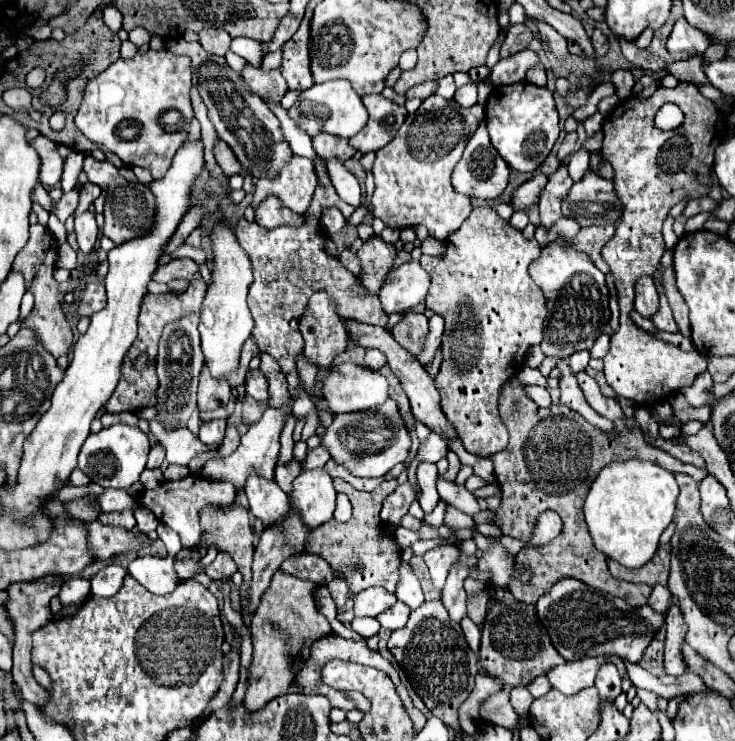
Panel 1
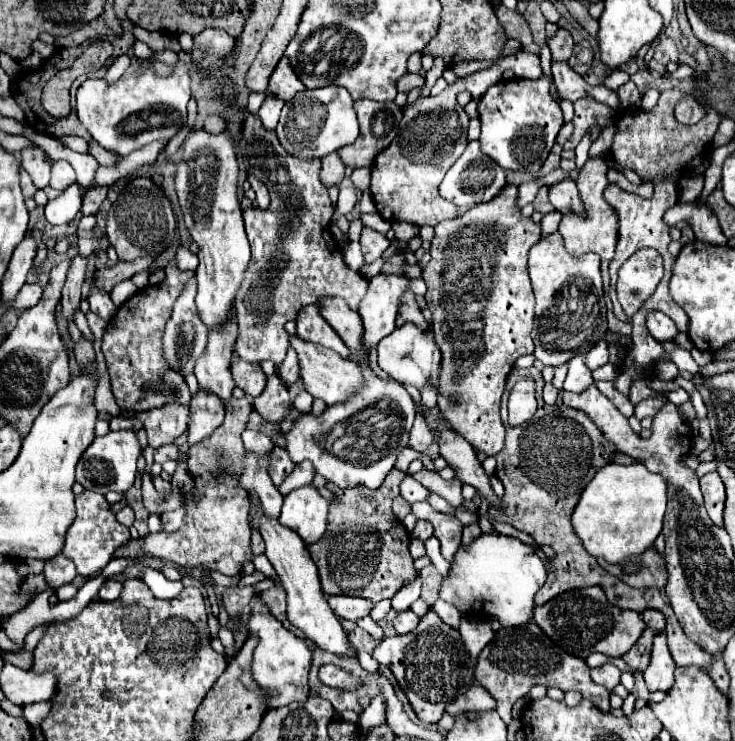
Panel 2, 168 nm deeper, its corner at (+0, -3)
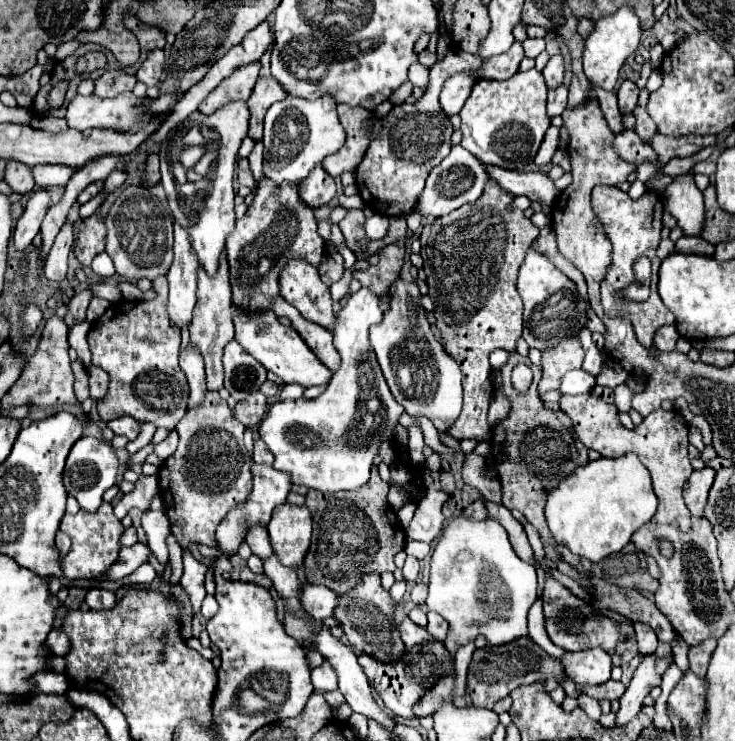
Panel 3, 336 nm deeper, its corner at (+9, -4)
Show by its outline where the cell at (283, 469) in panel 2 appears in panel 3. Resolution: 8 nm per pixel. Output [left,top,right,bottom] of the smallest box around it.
[252,438,274,464]

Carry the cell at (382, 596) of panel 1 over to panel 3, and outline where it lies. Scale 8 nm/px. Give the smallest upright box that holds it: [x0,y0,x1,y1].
[300,582,338,620]

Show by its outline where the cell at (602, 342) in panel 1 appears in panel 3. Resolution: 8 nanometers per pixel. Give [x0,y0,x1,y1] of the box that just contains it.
[580,328,604,376]

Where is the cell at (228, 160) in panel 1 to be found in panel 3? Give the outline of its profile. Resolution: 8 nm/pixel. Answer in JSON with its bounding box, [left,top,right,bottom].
[198,62,260,114]

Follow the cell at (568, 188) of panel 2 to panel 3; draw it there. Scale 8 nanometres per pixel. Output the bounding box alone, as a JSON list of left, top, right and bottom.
[484,166,558,204]

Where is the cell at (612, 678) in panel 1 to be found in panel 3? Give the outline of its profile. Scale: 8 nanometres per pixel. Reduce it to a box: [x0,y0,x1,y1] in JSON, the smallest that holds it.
[560,648,612,686]

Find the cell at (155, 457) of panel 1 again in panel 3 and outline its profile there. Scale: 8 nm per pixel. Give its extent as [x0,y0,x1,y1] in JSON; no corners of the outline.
[154,430,178,460]

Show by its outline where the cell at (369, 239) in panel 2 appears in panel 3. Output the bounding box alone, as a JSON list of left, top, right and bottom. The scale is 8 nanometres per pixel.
[338,210,368,252]

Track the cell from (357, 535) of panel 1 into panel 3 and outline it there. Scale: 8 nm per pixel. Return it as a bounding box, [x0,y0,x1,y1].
[304,466,406,594]

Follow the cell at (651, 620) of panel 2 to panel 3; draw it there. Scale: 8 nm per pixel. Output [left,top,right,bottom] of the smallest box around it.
[634,622,658,656]

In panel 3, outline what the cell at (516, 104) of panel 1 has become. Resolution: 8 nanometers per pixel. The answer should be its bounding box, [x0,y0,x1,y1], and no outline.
[460,68,550,170]

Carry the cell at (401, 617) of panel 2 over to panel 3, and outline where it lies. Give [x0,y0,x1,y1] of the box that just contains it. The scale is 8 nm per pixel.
[398,618,430,648]

